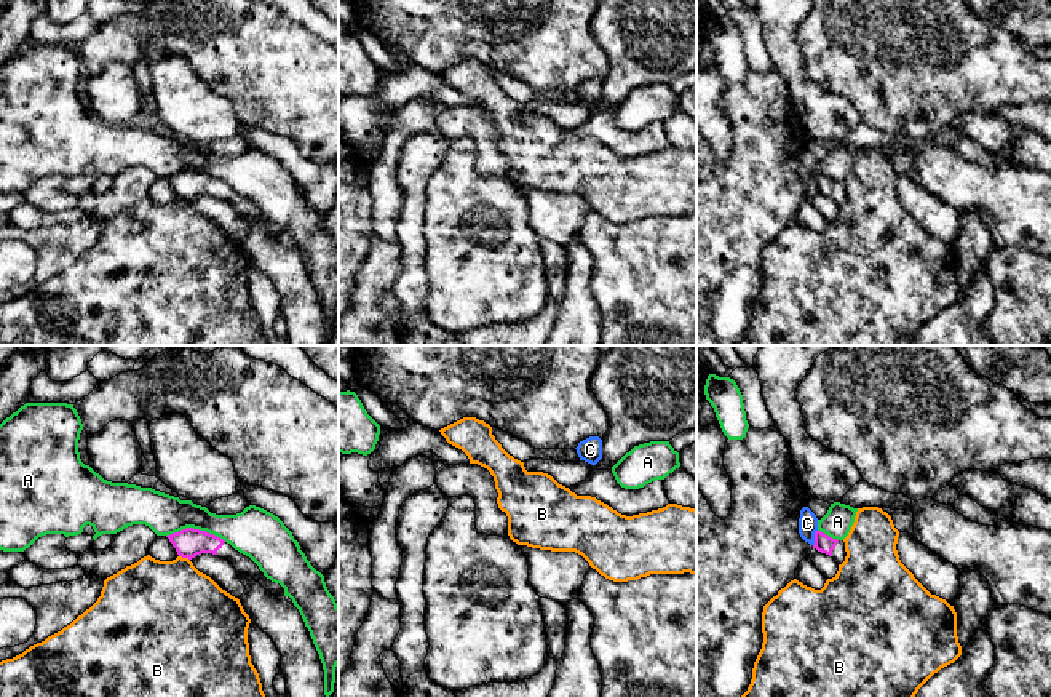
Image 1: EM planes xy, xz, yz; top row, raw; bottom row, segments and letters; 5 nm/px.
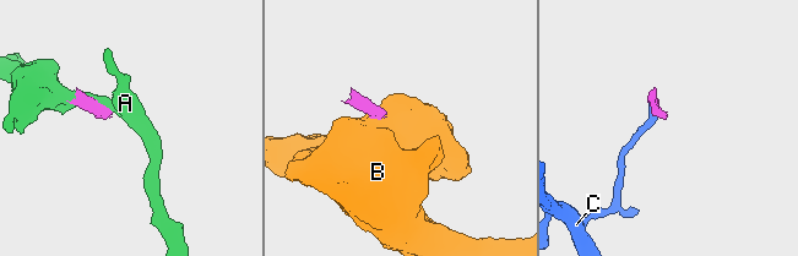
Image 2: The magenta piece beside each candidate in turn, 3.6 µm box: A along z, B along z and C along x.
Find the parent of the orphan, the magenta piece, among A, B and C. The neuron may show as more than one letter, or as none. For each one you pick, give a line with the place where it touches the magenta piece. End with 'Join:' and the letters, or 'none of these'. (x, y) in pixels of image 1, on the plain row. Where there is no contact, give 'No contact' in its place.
Join: none of these

